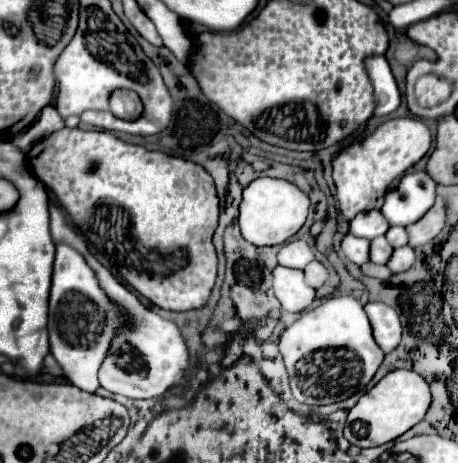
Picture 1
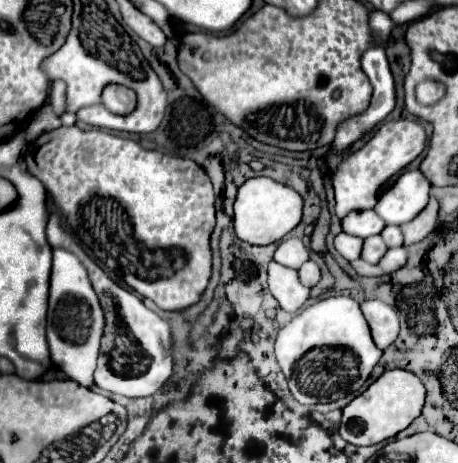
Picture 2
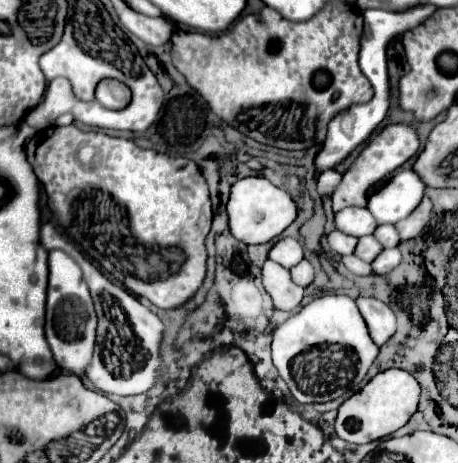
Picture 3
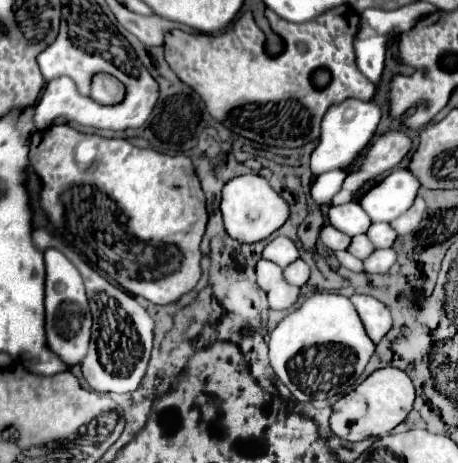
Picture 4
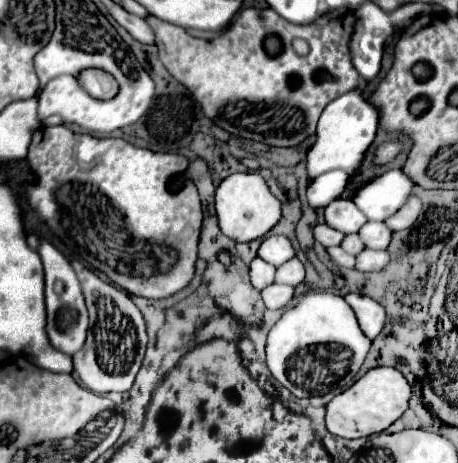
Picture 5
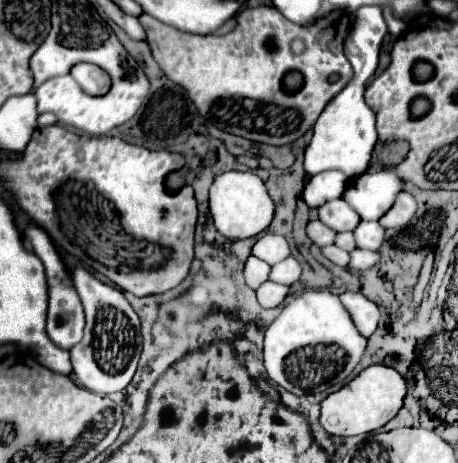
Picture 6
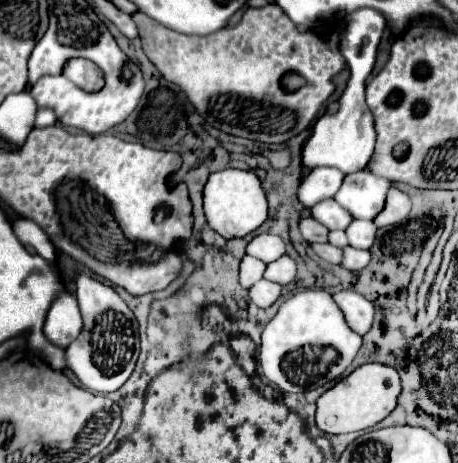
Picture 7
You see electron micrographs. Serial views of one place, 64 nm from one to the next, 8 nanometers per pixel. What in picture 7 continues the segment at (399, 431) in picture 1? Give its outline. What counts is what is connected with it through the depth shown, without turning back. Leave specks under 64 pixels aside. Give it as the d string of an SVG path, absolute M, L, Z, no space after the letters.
M364 364L318 398L316 424L320 430L328 434L362 432L382 422L396 408L400 392L402 392L402 384L394 368L384 364Z

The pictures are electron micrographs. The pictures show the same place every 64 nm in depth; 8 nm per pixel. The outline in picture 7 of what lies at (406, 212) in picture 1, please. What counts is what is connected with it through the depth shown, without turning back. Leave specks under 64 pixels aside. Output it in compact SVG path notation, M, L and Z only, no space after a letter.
M360 170L344 178L334 200L342 204L354 218L374 220L384 208L388 188L392 188L392 180L376 176L370 170Z

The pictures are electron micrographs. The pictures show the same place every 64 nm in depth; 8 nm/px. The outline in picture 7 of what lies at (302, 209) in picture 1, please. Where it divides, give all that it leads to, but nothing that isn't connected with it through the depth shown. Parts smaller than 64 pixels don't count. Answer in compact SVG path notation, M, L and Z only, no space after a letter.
M226 168L210 174L208 184L204 188L204 212L208 224L226 240L242 238L254 230L258 230L268 218L268 200L262 190L260 178L252 170L234 170Z

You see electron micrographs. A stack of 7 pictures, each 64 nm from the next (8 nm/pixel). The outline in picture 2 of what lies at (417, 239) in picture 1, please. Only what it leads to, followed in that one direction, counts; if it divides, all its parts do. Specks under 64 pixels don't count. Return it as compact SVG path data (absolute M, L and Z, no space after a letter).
M436 198L430 200L430 204L412 220L400 226L404 232L404 244L416 244L422 242L430 232L434 232L438 228L438 202Z

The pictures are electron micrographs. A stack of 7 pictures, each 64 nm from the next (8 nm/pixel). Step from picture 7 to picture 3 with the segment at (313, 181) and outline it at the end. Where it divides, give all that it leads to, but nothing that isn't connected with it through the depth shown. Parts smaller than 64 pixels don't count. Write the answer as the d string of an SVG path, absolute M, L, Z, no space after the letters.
M326 170L326 172L322 172L320 178L318 178L318 192L320 192L322 196L332 194L334 188L336 188L336 184L340 184L340 180L342 180L342 174L338 174L336 170Z

